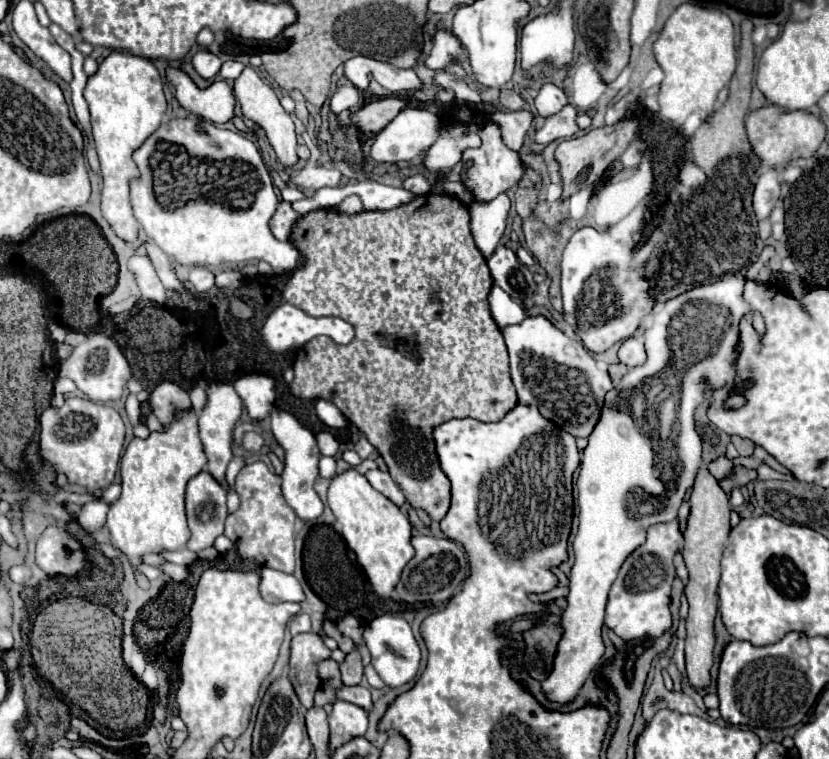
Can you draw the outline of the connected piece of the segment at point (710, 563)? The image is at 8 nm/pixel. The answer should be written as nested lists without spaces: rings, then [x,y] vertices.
[[[701,468],[693,492],[689,498],[691,504],[691,516],[685,530],[685,564],[689,570],[689,582],[685,584],[685,596],[689,600],[689,616],[687,616],[687,638],[685,638],[685,666],[687,666],[687,678],[693,688],[707,688],[711,684],[711,666],[713,666],[713,646],[715,646],[715,632],[713,622],[717,616],[717,588],[719,588],[719,562],[723,548],[727,544],[729,536],[729,500],[727,494],[719,488],[719,482],[707,472],[707,468]]]

